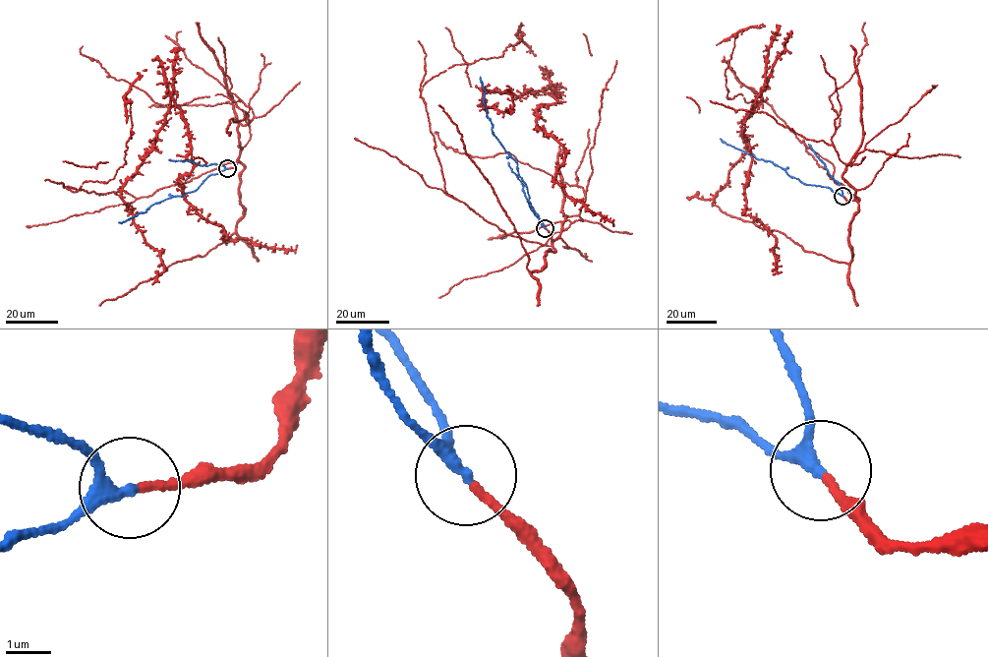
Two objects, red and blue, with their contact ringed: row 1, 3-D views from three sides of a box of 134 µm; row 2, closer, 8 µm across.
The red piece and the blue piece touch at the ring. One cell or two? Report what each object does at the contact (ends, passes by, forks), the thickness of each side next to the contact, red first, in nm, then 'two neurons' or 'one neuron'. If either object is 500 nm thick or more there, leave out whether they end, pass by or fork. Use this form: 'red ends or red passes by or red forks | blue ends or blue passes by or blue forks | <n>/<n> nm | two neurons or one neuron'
red ends | blue passes by | 180/240 nm | one neuron

